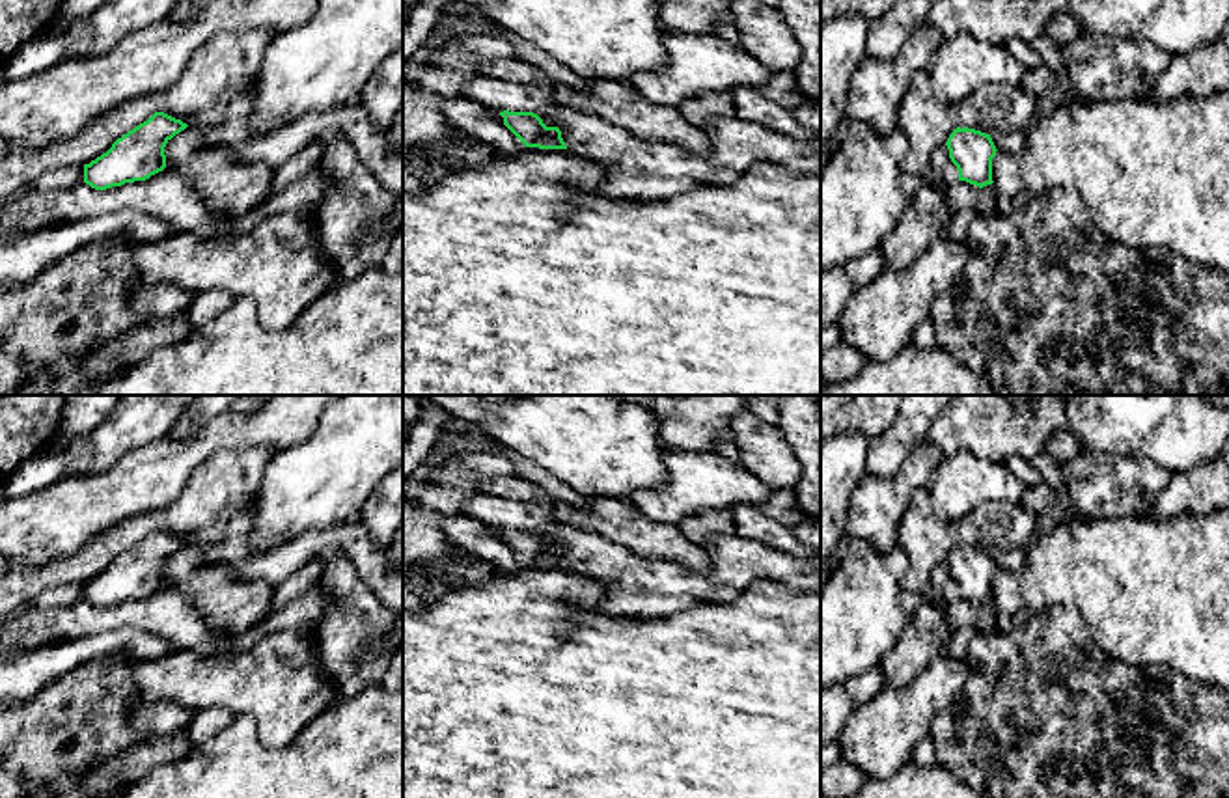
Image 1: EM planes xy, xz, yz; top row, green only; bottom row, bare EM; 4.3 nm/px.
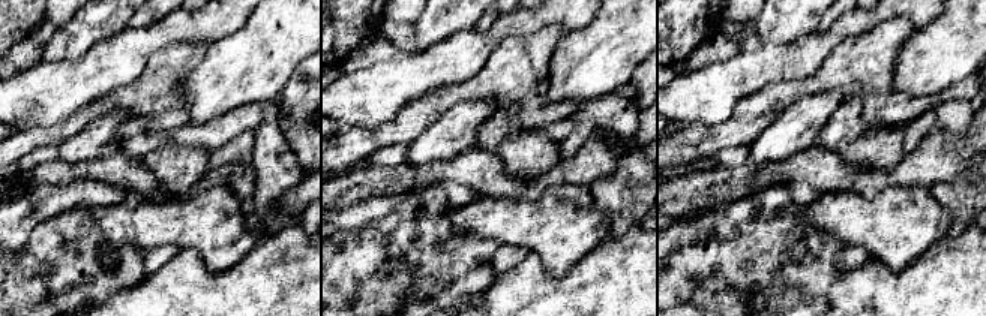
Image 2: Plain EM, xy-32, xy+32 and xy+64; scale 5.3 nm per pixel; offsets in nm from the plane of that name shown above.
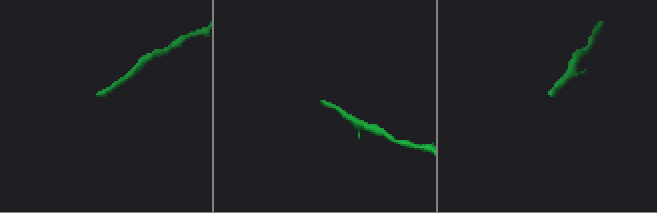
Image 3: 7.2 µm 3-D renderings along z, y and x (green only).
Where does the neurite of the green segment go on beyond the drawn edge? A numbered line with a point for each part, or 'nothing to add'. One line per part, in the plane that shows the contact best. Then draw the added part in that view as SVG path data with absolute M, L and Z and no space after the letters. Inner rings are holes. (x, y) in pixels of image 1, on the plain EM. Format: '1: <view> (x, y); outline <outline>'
1: xz (495, 511); outline M472 488L472 496L459 509L461 515L476 518L489 528L509 530L550 530L558 522L548 509L524 505L517 500L505 500Z

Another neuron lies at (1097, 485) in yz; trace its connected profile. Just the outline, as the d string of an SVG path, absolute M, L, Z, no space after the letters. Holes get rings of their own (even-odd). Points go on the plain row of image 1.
M1089 449L1061 470L1069 511L1087 518L1149 515L1173 474L1151 459Z

